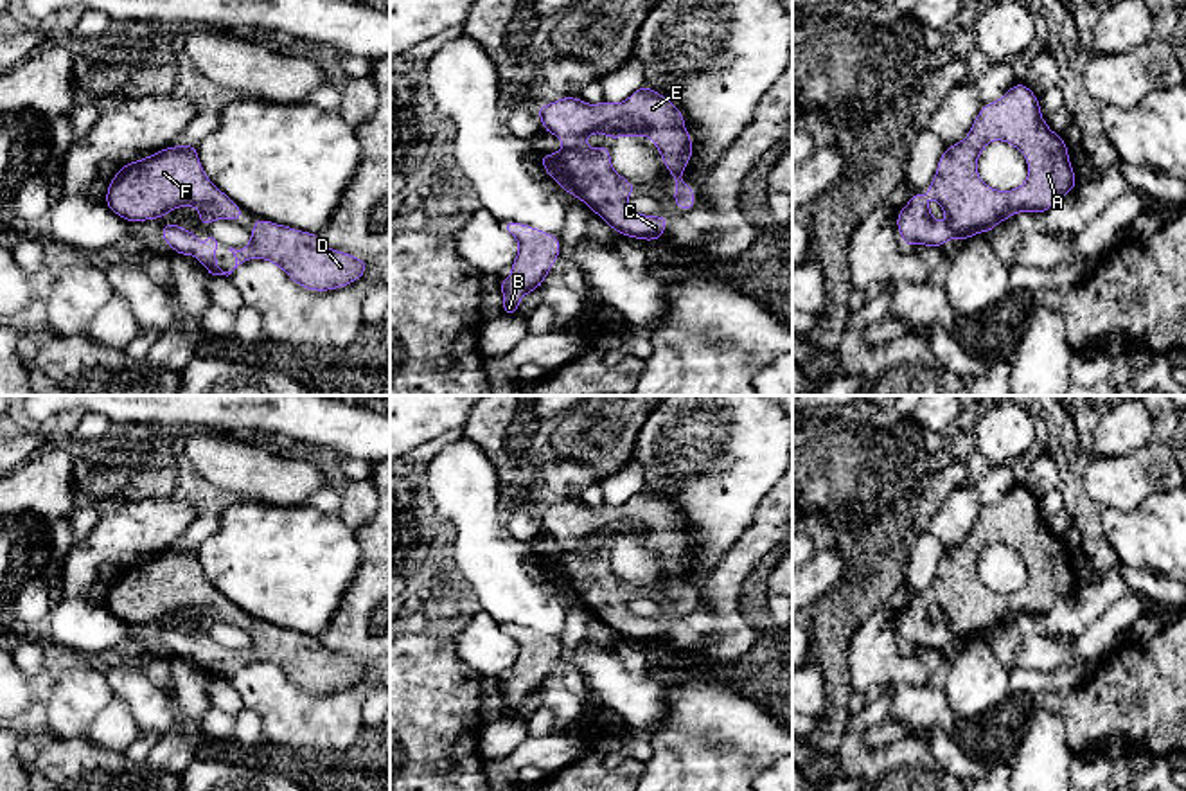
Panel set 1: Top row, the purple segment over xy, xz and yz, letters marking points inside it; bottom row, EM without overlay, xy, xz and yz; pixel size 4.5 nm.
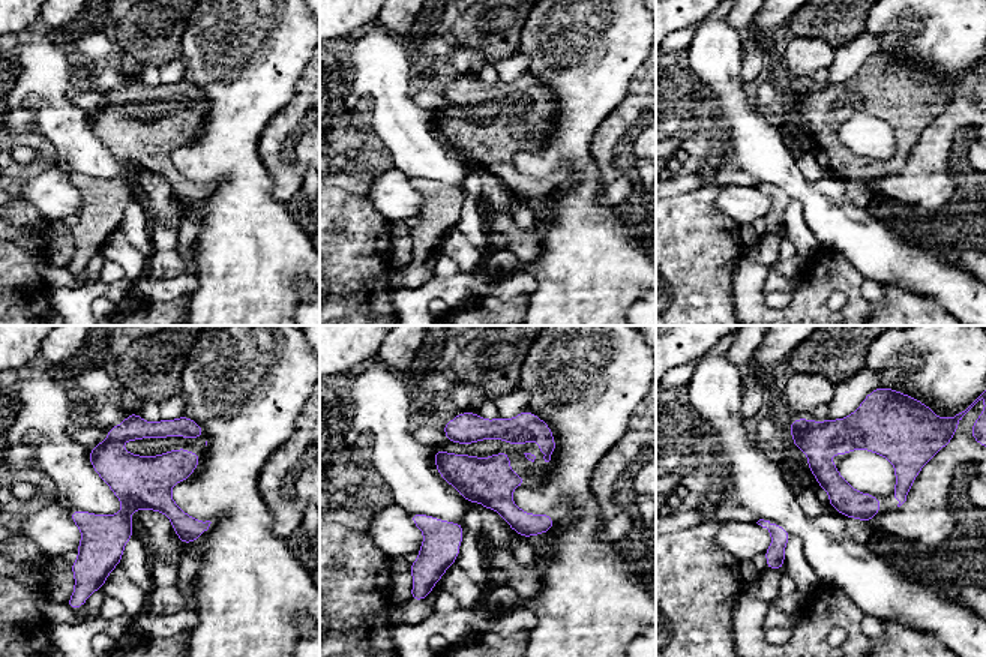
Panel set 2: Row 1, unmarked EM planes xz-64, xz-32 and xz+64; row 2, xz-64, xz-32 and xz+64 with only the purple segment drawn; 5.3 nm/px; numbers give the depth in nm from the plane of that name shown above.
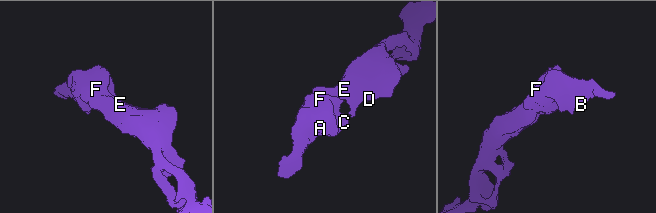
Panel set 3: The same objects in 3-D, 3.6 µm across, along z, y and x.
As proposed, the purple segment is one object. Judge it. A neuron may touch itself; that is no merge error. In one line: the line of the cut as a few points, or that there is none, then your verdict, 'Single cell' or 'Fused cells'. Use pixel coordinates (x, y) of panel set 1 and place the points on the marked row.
No split. Single cell

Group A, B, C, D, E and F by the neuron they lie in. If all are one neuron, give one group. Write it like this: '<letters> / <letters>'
A B C D E F

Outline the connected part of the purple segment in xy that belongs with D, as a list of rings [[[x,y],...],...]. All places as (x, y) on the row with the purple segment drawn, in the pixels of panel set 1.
[[[255,219],[250,230],[252,241],[243,248],[228,248],[235,257],[235,266],[223,271],[217,266],[217,241],[210,236],[203,243],[185,227],[165,223],[162,239],[180,255],[194,257],[212,275],[230,275],[239,264],[250,259],[266,259],[288,273],[288,277],[313,291],[331,291],[354,284],[368,262],[347,252],[329,250],[322,237],[311,232],[295,230],[279,223]]]

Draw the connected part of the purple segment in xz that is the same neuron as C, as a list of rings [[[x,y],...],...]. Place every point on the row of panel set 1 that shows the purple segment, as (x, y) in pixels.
[[[647,84],[618,104],[606,101],[588,104],[579,97],[559,97],[535,110],[543,129],[564,142],[562,151],[539,155],[546,174],[559,183],[564,194],[573,194],[586,203],[616,234],[658,241],[663,239],[668,219],[638,214],[629,207],[627,198],[638,187],[613,169],[607,146],[597,149],[586,146],[584,138],[591,133],[604,133],[607,138],[649,135],[677,183],[670,200],[683,212],[697,205],[694,187],[681,178],[694,147],[685,129],[685,115],[672,101]]]

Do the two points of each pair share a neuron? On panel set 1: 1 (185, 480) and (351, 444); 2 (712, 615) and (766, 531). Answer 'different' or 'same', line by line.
1: different
2: same

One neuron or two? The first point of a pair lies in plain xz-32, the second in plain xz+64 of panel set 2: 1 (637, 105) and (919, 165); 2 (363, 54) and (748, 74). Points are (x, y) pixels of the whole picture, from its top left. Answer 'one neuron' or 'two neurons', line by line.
1: one neuron
2: two neurons

